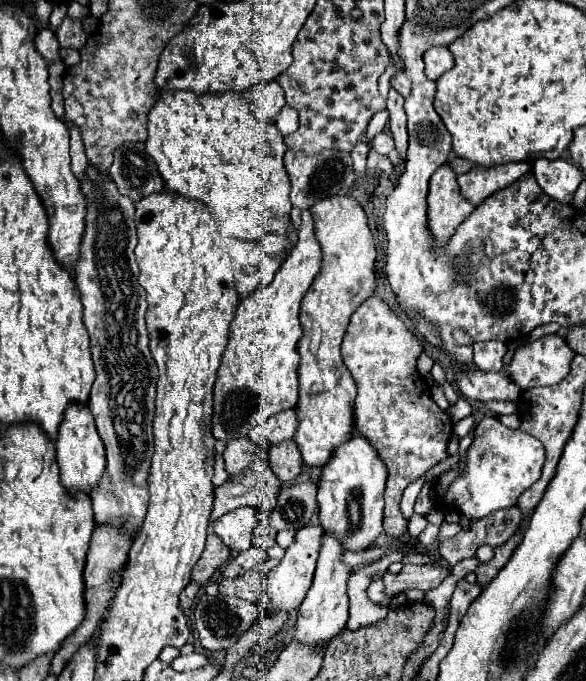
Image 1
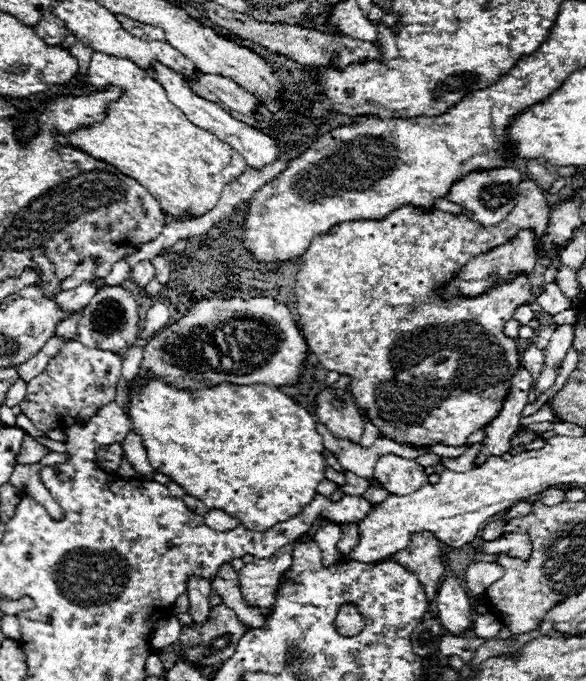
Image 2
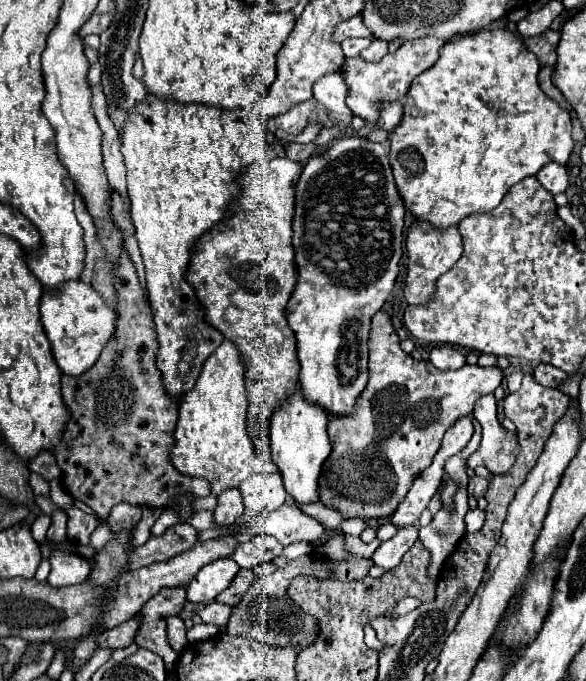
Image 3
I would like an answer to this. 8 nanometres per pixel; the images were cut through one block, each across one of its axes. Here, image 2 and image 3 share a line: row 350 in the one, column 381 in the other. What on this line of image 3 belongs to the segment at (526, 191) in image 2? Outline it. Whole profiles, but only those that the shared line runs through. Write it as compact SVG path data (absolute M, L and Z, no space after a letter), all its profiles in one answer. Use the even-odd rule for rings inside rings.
M378 312L372 318L370 330L370 362L368 362L368 384L358 396L356 406L350 414L334 416L330 414L328 436L332 442L332 452L322 466L322 476L318 482L320 502L328 508L338 510L346 518L386 518L390 516L398 502L410 490L414 476L430 466L430 460L440 448L444 432L460 416L468 416L480 396L492 394L502 382L502 370L496 366L462 366L460 370L442 372L430 362L416 362L410 354L400 348L400 338L394 332L392 320L386 312Z

